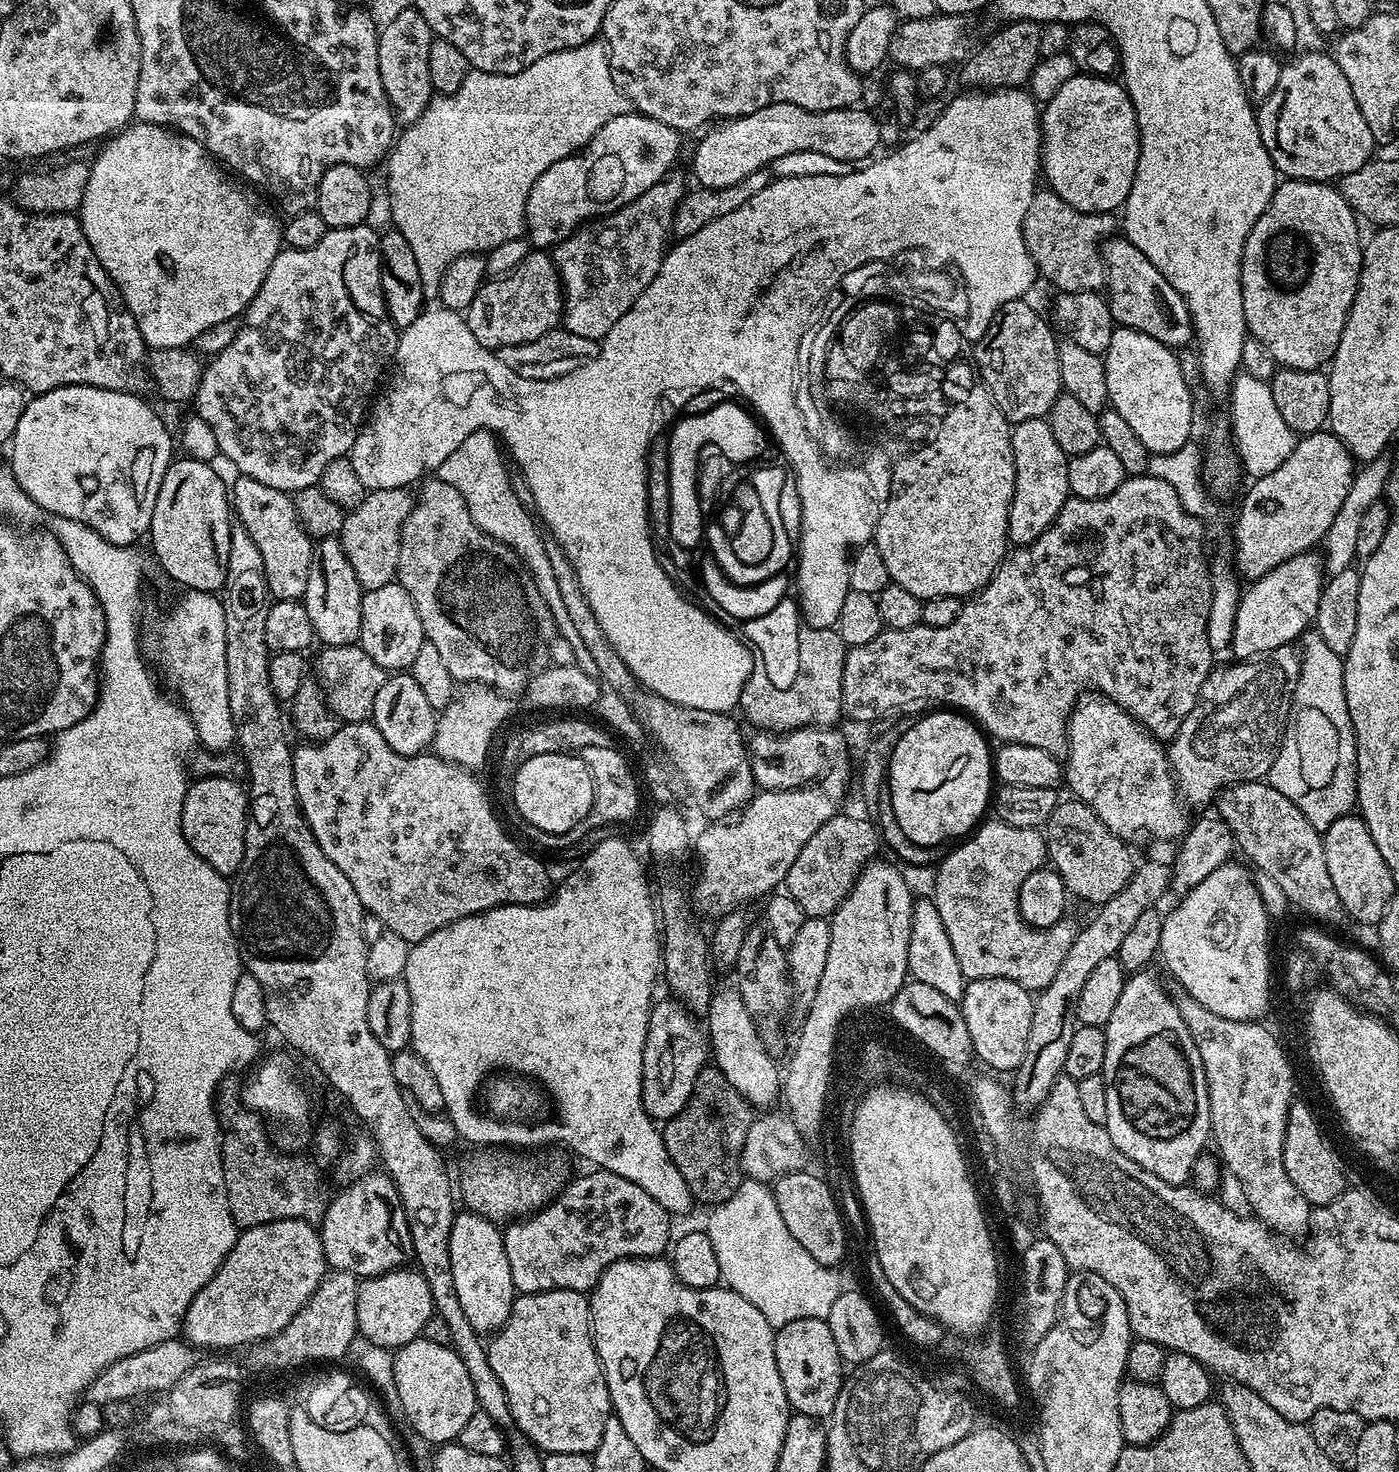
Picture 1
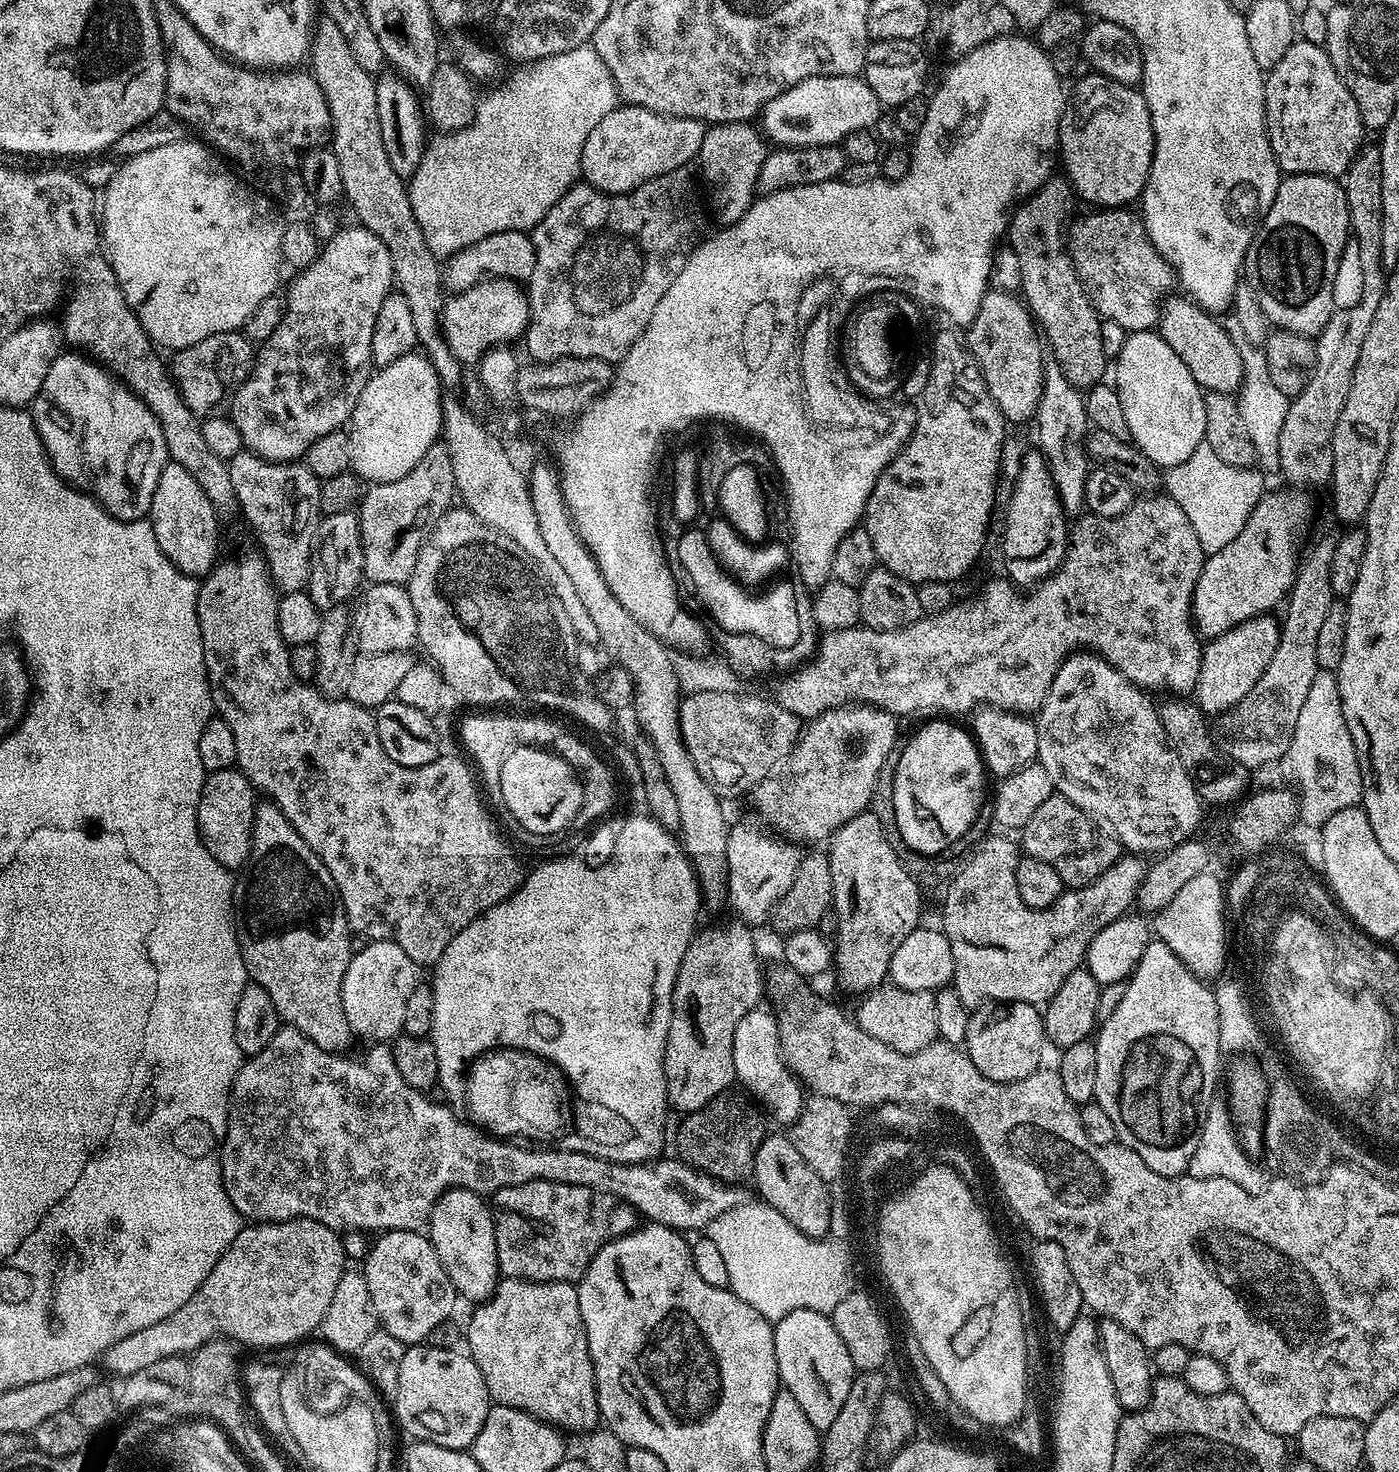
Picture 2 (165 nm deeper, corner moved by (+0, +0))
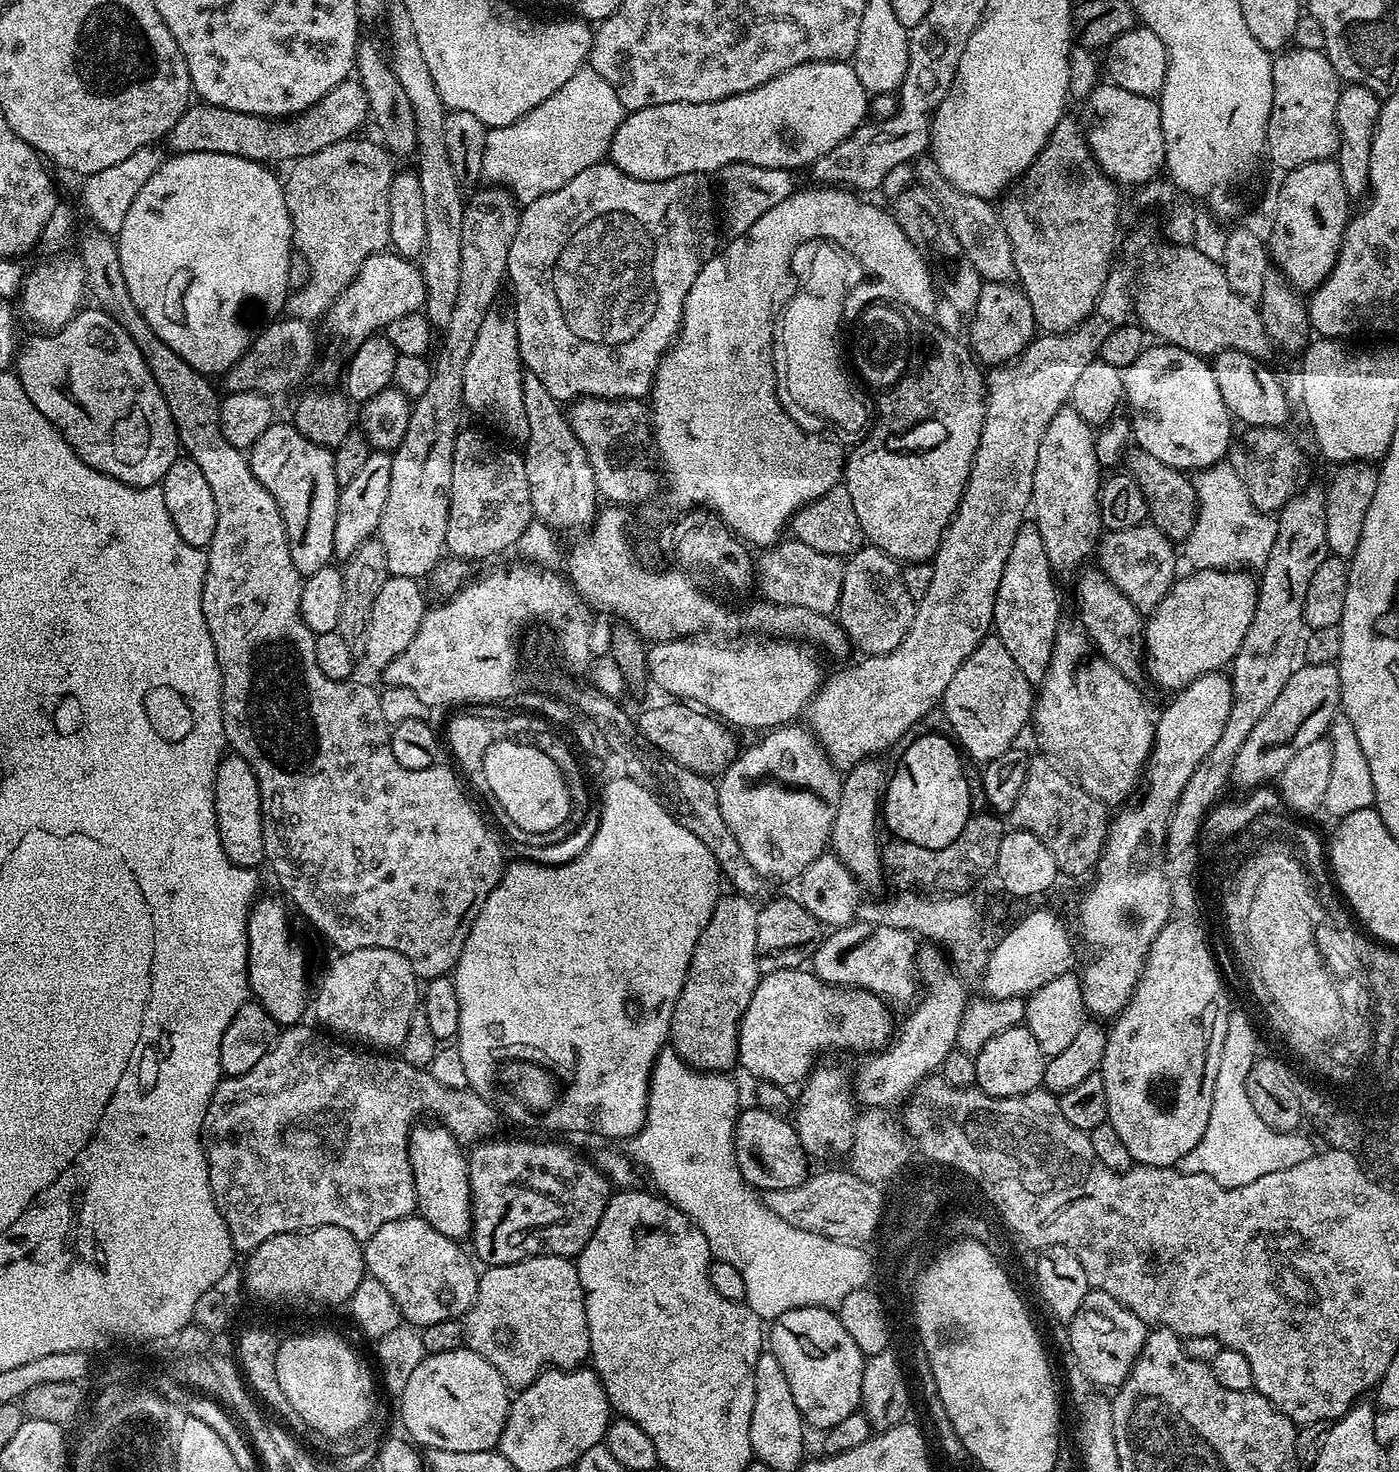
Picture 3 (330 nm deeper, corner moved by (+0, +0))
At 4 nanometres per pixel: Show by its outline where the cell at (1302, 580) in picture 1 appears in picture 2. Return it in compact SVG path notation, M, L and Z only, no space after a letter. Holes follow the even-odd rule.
M1272 614L1255 616L1226 630L1226 634L1211 637L1203 645L1198 682L1194 689L1194 700L1201 712L1223 714L1254 690L1254 682L1262 678L1266 666L1270 666L1270 658L1274 658L1274 650L1278 650L1280 624L1274 617Z

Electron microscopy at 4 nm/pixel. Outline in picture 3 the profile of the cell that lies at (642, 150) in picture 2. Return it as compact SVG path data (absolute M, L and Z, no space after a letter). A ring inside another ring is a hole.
M823 60L794 66L749 92L734 94L718 102L666 102L629 111L612 135L607 159L630 178L665 180L691 172L719 173L732 163L748 163L764 168L807 169L822 154L830 154L868 116L870 93L858 82L851 63Z

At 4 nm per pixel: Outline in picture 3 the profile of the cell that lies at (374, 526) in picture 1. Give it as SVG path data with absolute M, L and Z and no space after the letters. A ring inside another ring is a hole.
M484 186L471 197L467 197L462 214L462 278L458 282L458 298L451 311L448 328L442 332L444 341L435 349L436 364L431 365L432 377L430 386L422 395L415 397L408 413L408 429L402 442L391 453L390 495L386 498L386 506L382 510L378 539L382 550L386 550L386 564L393 576L420 580L440 560L440 555L446 552L446 526L450 514L450 490L454 474L454 442L458 425L456 411L462 408L463 401L463 368L469 361L470 350L475 339L485 331L485 325L490 320L488 307L496 300L503 285L508 270L510 246L514 242L514 234L518 230L521 209L518 201L507 188L499 186Z

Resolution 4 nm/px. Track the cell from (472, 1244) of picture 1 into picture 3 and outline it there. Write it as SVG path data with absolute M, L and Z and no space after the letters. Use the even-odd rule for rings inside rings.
M420 1122L408 1135L408 1157L414 1174L416 1212L438 1234L464 1242L472 1234L472 1191L468 1173L468 1156L452 1131L439 1122Z

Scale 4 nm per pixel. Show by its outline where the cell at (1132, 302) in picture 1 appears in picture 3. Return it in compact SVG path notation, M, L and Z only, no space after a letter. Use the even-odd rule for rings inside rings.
M1238 349L1216 353L1211 361L1214 382L1222 393L1222 402L1226 402L1228 412L1241 425L1249 428L1284 428L1288 420L1288 398L1280 386L1279 380L1255 356L1247 356Z

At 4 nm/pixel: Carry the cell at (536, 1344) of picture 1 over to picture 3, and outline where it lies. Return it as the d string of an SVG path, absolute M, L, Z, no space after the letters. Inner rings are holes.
M531 1256L513 1264L493 1264L479 1273L476 1301L462 1320L467 1347L473 1348L502 1374L509 1389L530 1386L549 1366L560 1370L581 1367L592 1347L586 1322L582 1282L575 1263L566 1256Z

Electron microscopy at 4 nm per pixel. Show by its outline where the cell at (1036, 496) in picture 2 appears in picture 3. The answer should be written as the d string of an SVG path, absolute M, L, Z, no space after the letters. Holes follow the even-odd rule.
M1025 522L1014 538L1014 546L1010 546L1010 558L1006 558L1002 582L998 582L992 626L1010 658L1018 662L1018 670L1022 670L1034 686L1044 683L1054 654L1056 631L1062 623L1060 592L1055 579L1050 558L1046 558L1042 534L1038 534L1035 523Z

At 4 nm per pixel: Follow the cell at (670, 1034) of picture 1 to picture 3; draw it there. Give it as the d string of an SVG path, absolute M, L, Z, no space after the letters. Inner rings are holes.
M743 894L721 895L720 900L714 906L714 914L710 914L710 922L706 922L706 930L702 930L702 934L698 938L698 942L692 951L690 958L690 966L686 974L686 982L682 986L680 996L676 1000L676 1005L672 1011L672 1030L670 1033L670 1047L675 1050L678 1055L685 1060L692 1068L698 1068L701 1072L723 1072L727 1073L728 1068L736 1068L738 1064L738 1034L740 1033L740 1019L744 1016L746 1006L750 1002L750 998L756 989L756 983L761 978L760 961L756 954L756 939L758 938L758 911L757 905L752 905L753 901Z

